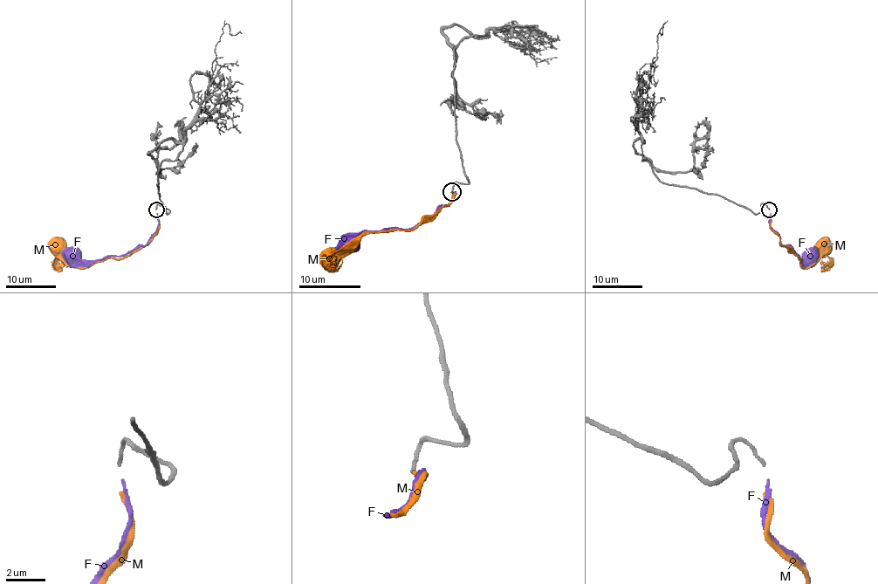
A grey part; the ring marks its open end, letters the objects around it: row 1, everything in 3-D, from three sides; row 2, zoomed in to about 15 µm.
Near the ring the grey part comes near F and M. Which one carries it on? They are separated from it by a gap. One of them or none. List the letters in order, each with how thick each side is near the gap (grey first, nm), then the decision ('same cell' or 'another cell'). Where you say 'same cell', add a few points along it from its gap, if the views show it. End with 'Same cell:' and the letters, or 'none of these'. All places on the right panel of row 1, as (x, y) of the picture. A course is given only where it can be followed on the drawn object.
F: 150 nm thick on the grey side, 130 nm on the other; same cell; it runs (771, 213), (769, 225), (779, 236), (780, 243), (788, 245), (800, 260), (818, 249)
M: 150 nm thick on the grey side, 220 nm on the other; another cell
Same cell: F

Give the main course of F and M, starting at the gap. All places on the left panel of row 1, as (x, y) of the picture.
F: (157, 213), (158, 225), (147, 243), (123, 256), (82, 260), (64, 249)
M: (155, 216), (158, 227), (152, 238), (123, 257), (105, 257), (78, 268), (56, 247)

